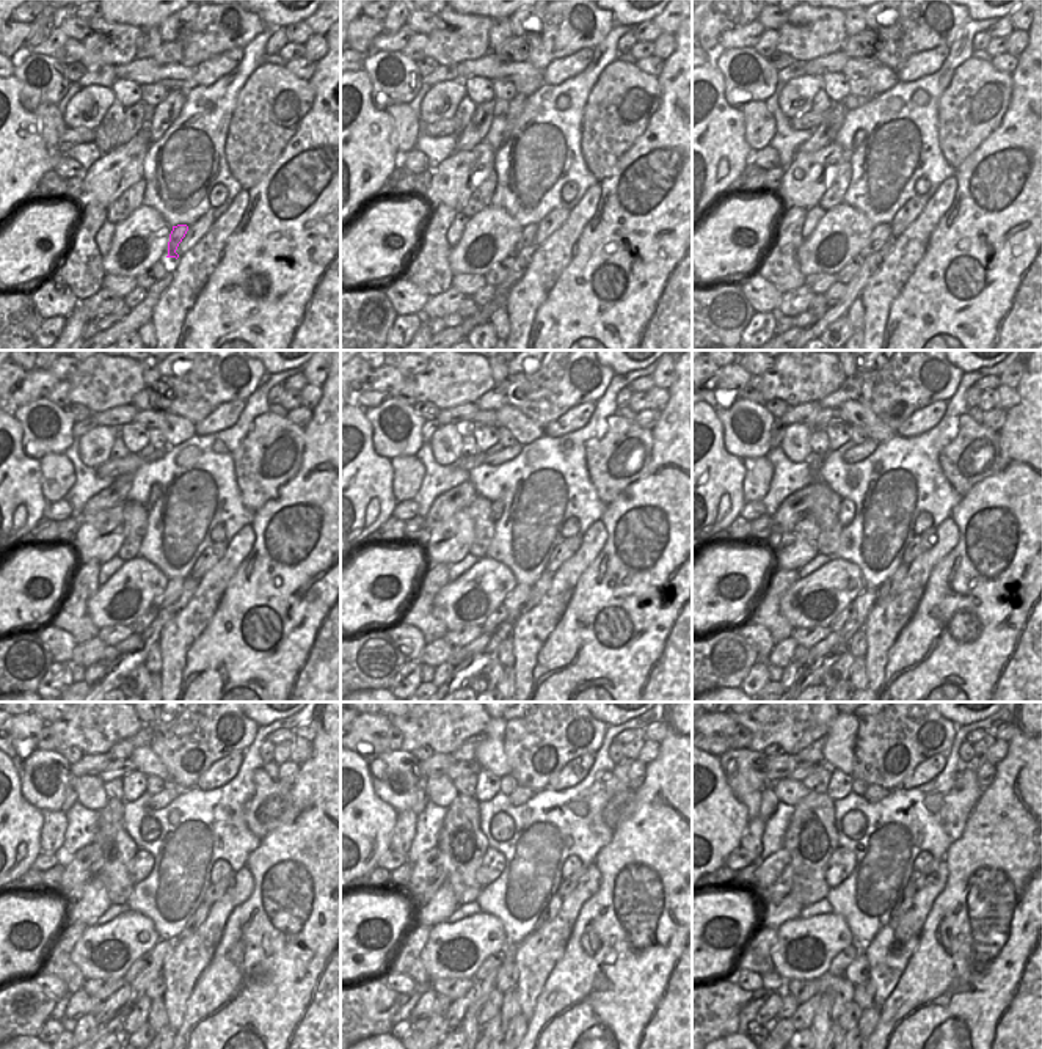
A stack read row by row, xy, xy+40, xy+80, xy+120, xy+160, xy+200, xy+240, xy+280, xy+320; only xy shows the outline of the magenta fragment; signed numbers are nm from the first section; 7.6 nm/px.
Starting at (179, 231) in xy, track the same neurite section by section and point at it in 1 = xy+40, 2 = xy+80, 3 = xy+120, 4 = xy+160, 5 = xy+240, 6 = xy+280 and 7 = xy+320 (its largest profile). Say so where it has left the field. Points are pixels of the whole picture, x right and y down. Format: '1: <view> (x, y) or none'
1: xy+40 (529, 231)
2: xy+80 (881, 233)
3: xy+120 (173, 589)
4: xy+160 (518, 595)
5: xy+240 (159, 953)
6: xy+280 (487, 985)
7: xy+320 (823, 1018)

